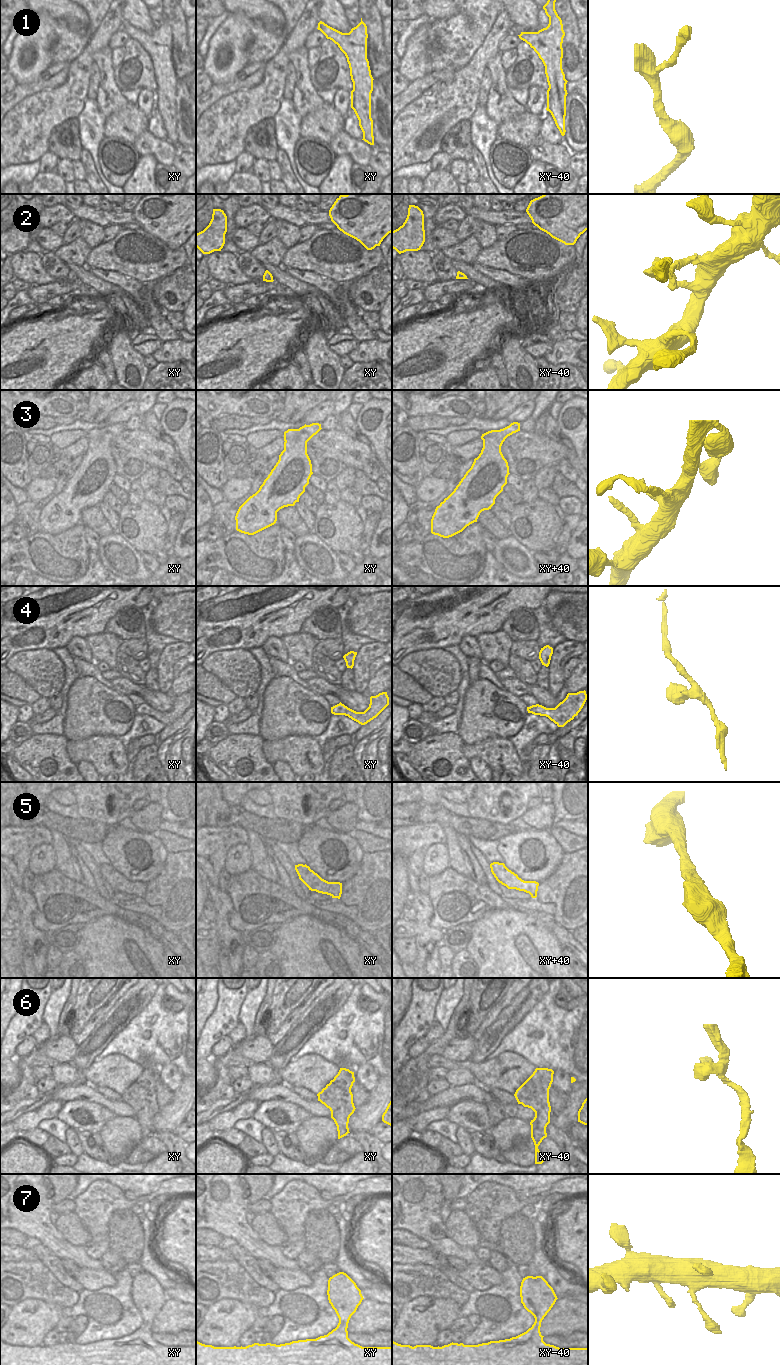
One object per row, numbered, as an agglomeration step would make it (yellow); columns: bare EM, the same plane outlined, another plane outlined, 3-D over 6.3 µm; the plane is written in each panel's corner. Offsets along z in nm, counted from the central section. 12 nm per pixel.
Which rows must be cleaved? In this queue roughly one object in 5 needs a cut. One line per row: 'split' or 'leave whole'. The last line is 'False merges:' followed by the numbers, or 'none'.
1: leave whole
2: leave whole
3: leave whole
4: leave whole
5: leave whole
6: leave whole
7: leave whole
False merges: none

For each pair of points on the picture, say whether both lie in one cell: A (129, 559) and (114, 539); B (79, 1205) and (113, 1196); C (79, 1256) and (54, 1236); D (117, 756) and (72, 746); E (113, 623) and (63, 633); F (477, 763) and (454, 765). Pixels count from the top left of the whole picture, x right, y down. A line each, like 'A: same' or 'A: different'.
A: same
B: same
C: same
D: same
E: different
F: different

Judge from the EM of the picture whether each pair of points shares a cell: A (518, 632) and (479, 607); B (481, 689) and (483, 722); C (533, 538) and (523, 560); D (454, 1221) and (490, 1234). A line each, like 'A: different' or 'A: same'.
A: different
B: same
C: different
D: different

